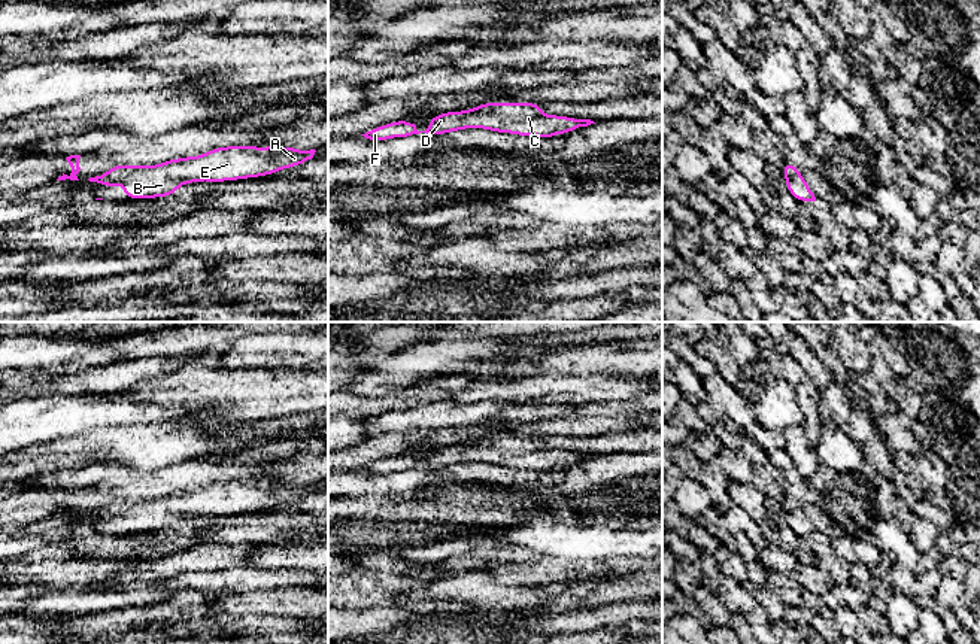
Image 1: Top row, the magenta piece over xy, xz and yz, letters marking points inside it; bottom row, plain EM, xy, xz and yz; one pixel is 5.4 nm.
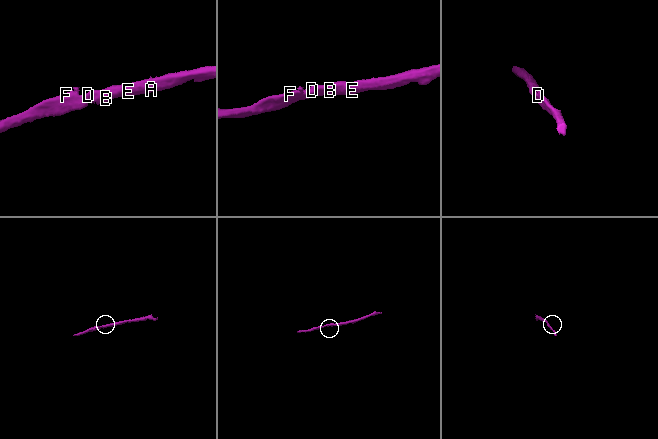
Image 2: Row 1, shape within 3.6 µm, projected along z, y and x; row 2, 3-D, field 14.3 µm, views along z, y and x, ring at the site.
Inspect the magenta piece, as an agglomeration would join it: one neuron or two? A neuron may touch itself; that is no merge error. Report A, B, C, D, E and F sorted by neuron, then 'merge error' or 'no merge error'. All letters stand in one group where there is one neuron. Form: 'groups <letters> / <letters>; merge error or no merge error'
groups A B C D E F; no merge error

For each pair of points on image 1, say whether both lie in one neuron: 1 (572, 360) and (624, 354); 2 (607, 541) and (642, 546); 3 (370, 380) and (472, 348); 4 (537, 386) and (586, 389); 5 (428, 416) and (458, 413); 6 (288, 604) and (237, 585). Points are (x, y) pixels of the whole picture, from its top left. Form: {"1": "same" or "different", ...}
{"1": "same", "2": "same", "3": "same", "4": "same", "5": "same", "6": "different"}

